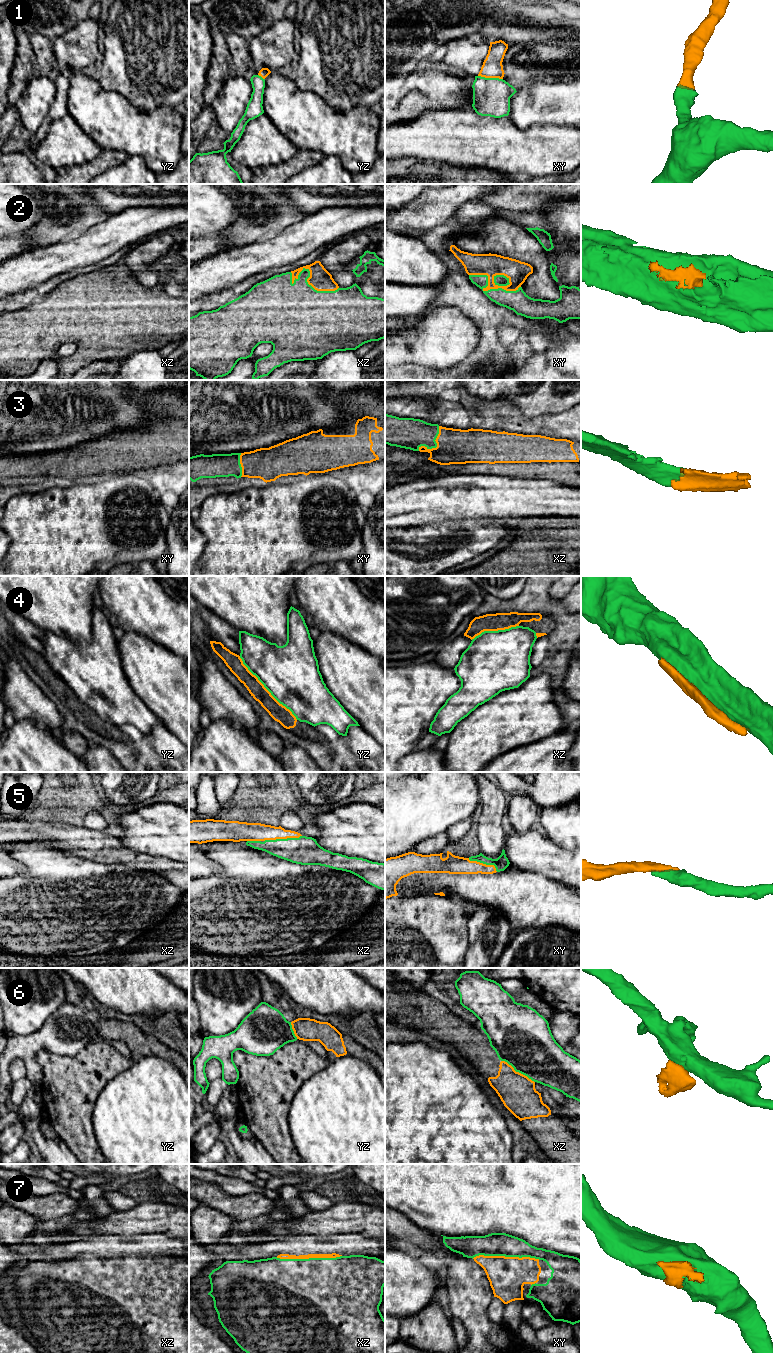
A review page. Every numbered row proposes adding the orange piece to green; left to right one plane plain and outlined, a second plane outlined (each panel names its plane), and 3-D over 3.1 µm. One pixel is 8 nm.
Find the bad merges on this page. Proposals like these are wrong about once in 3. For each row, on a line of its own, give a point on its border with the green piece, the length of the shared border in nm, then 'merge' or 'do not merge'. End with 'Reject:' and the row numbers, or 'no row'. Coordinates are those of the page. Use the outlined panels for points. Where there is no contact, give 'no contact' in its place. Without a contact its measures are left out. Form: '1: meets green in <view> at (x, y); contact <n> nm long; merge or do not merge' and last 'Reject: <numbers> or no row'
1: meets green in xy at (490, 78); contact 200 nm long; merge
2: meets green in xy at (486, 291); contact 420 nm long; merge
3: meets green in xz at (436, 446); contact 260 nm long; merge
4: meets green in yz at (266, 688); contact 700 nm long; do not merge
5: meets green in xz at (282, 839); contact 300 nm long; merge
6: meets green in xz at (518, 1071); contact 320 nm long; do not merge
7: meets green in xy at (506, 1256); contact 550 nm long; merge
Reject: 4, 6

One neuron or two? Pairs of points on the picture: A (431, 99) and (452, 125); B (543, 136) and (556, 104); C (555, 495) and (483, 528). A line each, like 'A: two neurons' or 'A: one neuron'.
A: two neurons
B: two neurons
C: two neurons

